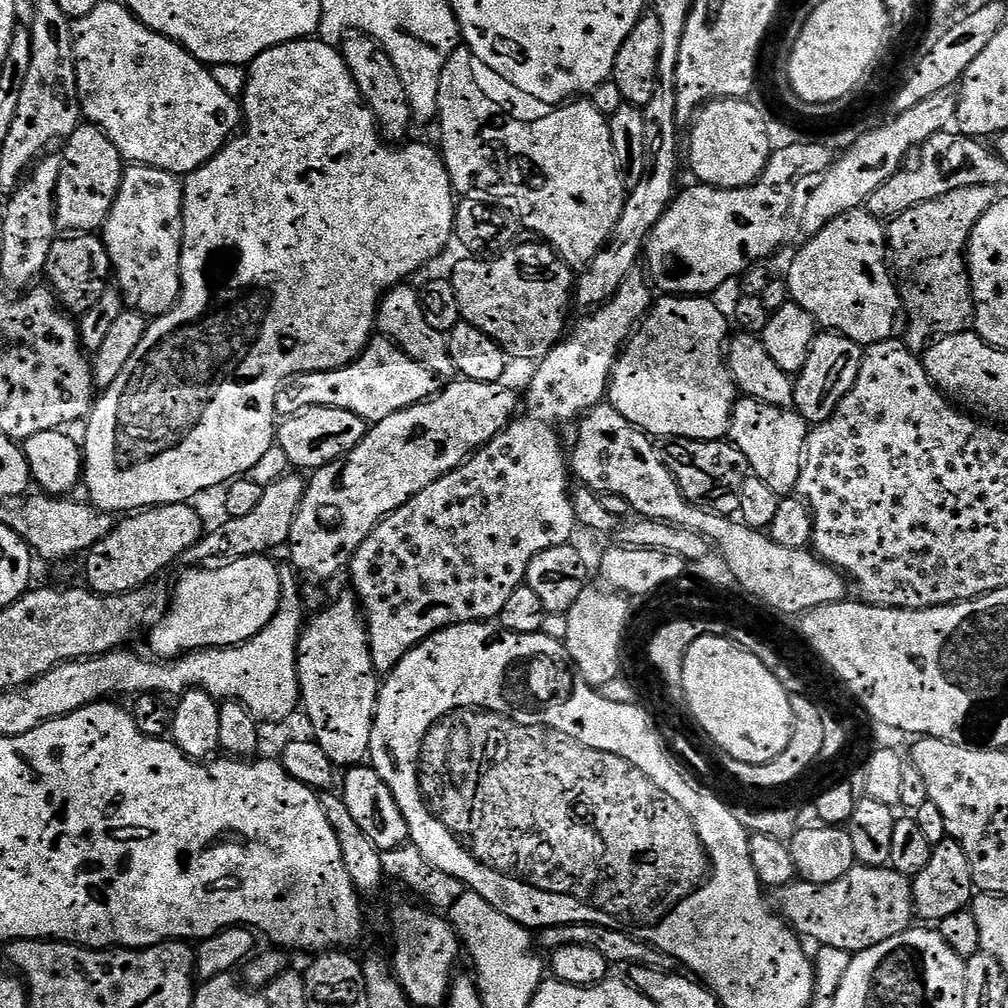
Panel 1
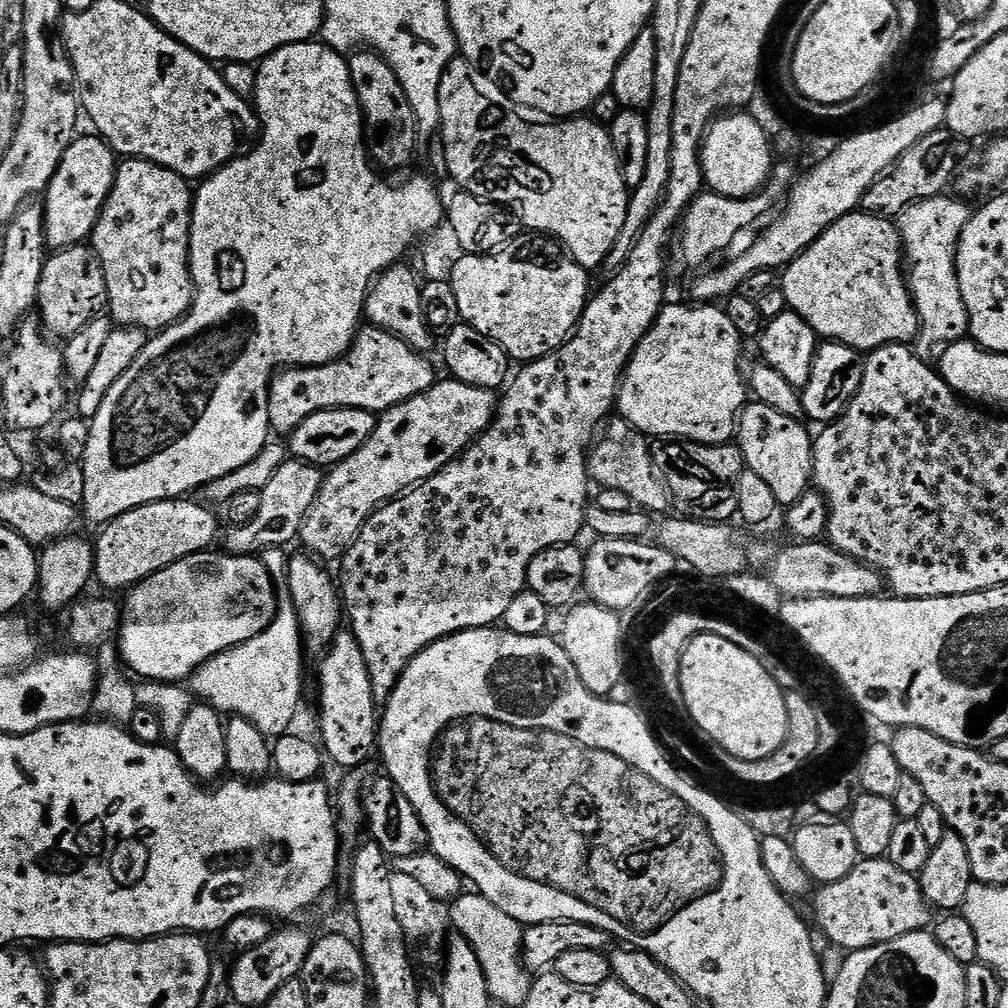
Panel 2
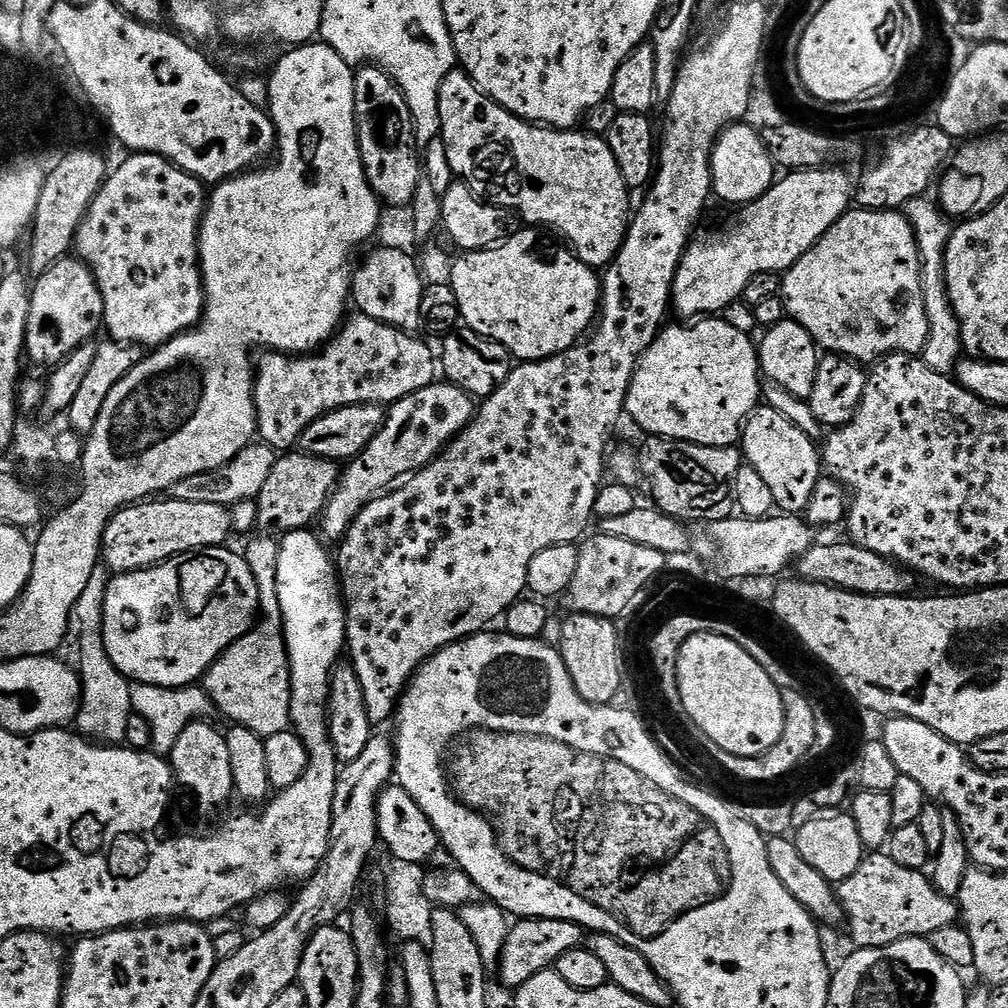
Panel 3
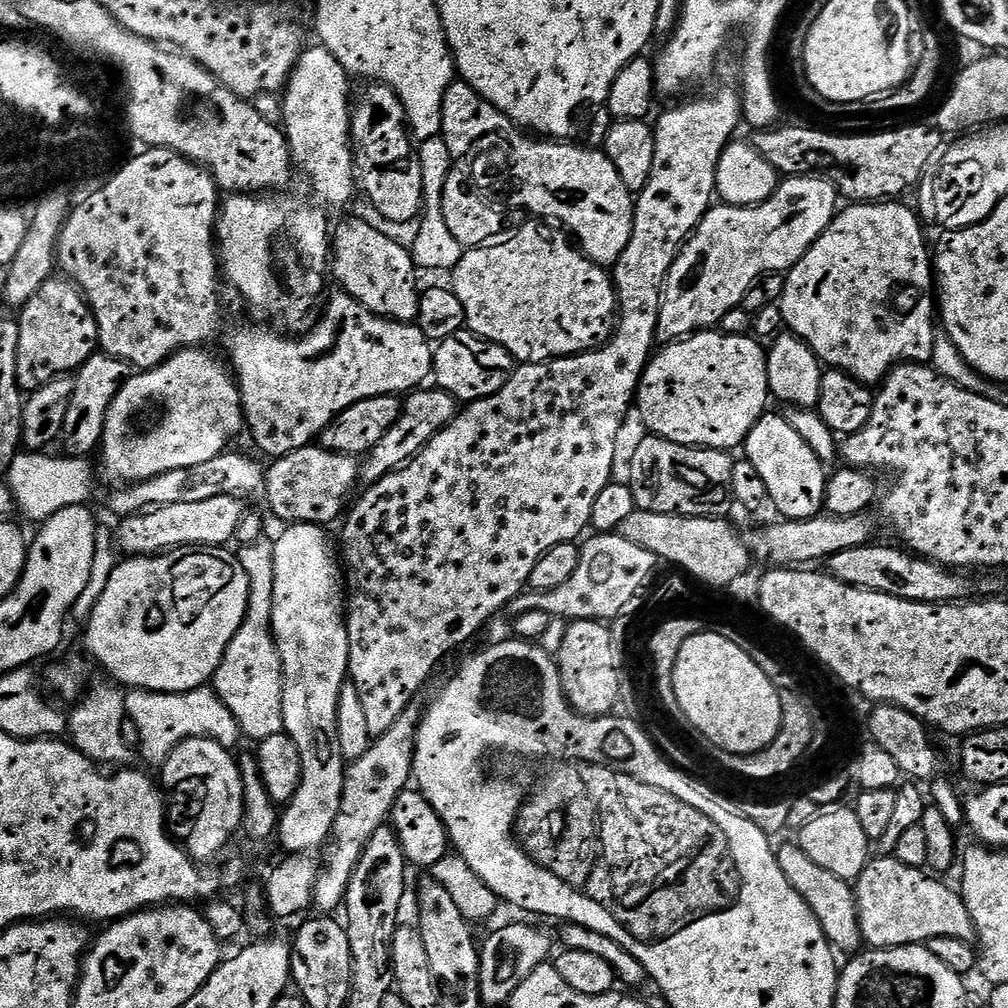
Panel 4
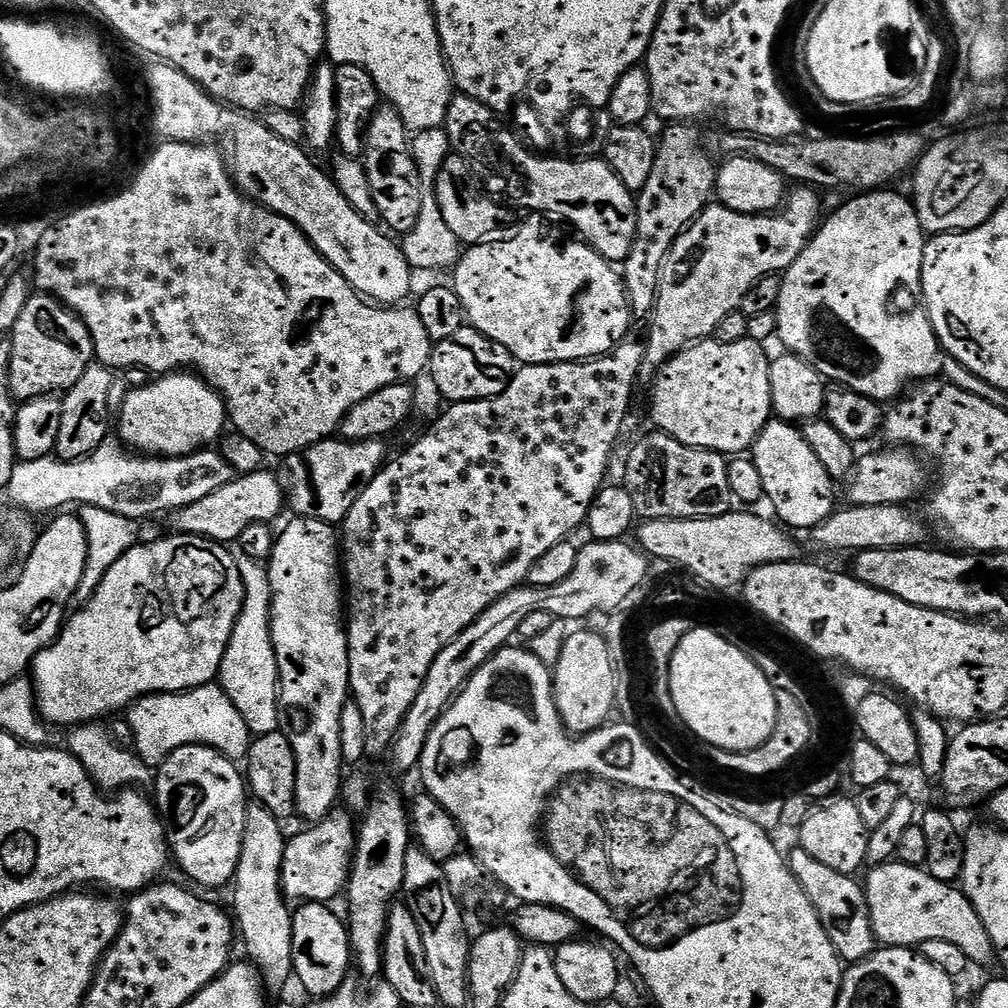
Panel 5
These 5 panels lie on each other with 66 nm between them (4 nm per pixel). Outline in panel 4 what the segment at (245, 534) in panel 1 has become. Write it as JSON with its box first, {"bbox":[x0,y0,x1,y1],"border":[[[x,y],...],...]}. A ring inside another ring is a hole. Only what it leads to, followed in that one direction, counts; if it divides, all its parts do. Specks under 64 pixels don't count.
{"bbox":[262,442,362,526],"border":[[[316,442],[307,444],[305,448],[299,448],[285,456],[275,457],[269,464],[272,465],[267,465],[262,492],[268,495],[269,510],[278,519],[284,520],[283,523],[285,525],[319,524],[321,526],[329,526],[328,524],[334,523],[336,519],[339,521],[346,512],[344,499],[351,494],[352,487],[356,483],[359,485],[362,480],[362,464],[357,457],[350,454],[342,454],[341,452],[331,452],[321,448],[319,443]]]}

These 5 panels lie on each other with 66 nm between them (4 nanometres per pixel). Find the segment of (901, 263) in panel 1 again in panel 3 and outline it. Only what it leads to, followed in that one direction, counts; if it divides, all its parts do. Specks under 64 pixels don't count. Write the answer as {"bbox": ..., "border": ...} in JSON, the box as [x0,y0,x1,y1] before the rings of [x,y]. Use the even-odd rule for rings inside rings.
{"bbox":[902,195,962,376],"border":[[[927,195],[914,198],[904,204],[902,212],[910,228],[912,224],[912,232],[916,235],[916,248],[920,251],[918,259],[922,265],[924,277],[928,337],[926,338],[922,359],[926,362],[926,366],[930,366],[930,370],[938,370],[938,374],[943,376],[952,376],[956,371],[957,364],[962,359],[960,323],[952,309],[952,302],[948,297],[948,287],[944,284],[944,251],[949,238],[952,236],[954,224],[949,217],[944,215],[935,199],[928,199]]]}

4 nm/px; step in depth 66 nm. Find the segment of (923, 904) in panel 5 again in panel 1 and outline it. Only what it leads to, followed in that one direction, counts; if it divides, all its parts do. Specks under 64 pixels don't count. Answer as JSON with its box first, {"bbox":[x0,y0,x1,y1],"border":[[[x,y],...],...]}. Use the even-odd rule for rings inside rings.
{"bbox":[779,864,914,954],"border":[[[857,864],[838,882],[809,884],[793,882],[779,889],[779,915],[787,920],[801,937],[817,940],[817,945],[846,950],[853,954],[870,950],[886,938],[894,938],[908,931],[914,924],[912,880],[895,872],[890,866],[867,868]]]}

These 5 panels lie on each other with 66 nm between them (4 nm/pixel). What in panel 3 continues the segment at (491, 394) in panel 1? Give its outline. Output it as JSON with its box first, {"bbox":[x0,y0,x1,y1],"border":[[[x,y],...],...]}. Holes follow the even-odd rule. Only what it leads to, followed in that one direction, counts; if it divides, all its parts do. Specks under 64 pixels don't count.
{"bbox":[318,382,477,542],"border":[[[434,382],[397,400],[387,409],[382,430],[378,430],[370,446],[366,446],[366,450],[362,450],[353,460],[347,461],[335,492],[318,517],[319,535],[328,542],[343,540],[354,518],[362,514],[371,500],[436,459],[472,420],[477,407],[477,401],[469,392],[447,382]]]}

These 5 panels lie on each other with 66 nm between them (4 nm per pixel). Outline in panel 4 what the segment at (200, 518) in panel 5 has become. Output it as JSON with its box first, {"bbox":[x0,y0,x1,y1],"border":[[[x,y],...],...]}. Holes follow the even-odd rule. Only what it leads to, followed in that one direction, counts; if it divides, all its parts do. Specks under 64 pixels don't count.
{"bbox":[114,496,246,557],"border":[[[219,496],[206,498],[206,502],[178,502],[174,506],[162,506],[139,516],[126,516],[119,521],[120,529],[114,532],[114,540],[119,551],[125,557],[155,556],[158,552],[166,552],[169,548],[195,548],[197,546],[224,546],[233,539],[238,530],[238,522],[244,516],[246,505],[240,496]]]}

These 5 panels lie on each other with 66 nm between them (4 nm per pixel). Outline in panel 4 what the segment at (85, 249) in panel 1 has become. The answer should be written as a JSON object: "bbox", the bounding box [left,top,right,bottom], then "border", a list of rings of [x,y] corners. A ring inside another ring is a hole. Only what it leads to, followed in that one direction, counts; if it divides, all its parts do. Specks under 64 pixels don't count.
{"bbox":[18,278,100,390],"border":[[[49,278],[18,312],[18,366],[21,389],[35,390],[46,382],[75,373],[100,348],[100,327],[84,293],[67,278]]]}

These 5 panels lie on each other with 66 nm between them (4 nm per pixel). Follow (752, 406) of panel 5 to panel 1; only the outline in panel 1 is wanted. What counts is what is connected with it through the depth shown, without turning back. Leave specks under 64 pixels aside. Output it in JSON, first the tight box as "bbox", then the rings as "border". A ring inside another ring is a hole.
{"bbox":[607,295,738,440],"border":[[[661,295],[659,299],[653,303],[648,315],[640,321],[635,332],[632,333],[631,340],[624,345],[624,351],[621,352],[618,362],[612,371],[612,380],[608,383],[607,403],[611,404],[614,410],[618,410],[618,414],[622,414],[622,418],[626,418],[626,422],[630,422],[635,428],[641,432],[648,433],[652,438],[667,438],[669,436],[681,436],[682,438],[690,438],[691,440],[722,440],[727,437],[728,427],[732,421],[732,407],[736,405],[738,399],[738,389],[732,380],[732,372],[728,368],[725,348],[730,340],[730,331],[728,332],[728,324],[730,328],[730,320],[724,317],[724,312],[715,304],[715,299],[705,298],[702,296],[669,296]]]}

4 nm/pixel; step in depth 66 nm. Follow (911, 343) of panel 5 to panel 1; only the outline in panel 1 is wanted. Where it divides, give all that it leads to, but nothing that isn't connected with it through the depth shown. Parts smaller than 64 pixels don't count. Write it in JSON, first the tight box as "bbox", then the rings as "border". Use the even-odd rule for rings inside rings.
{"bbox":[786,210,906,346],"border":[[[866,210],[834,218],[797,254],[786,279],[791,303],[802,306],[821,329],[837,332],[861,346],[897,339],[905,331],[906,313],[890,267],[886,228]]]}

